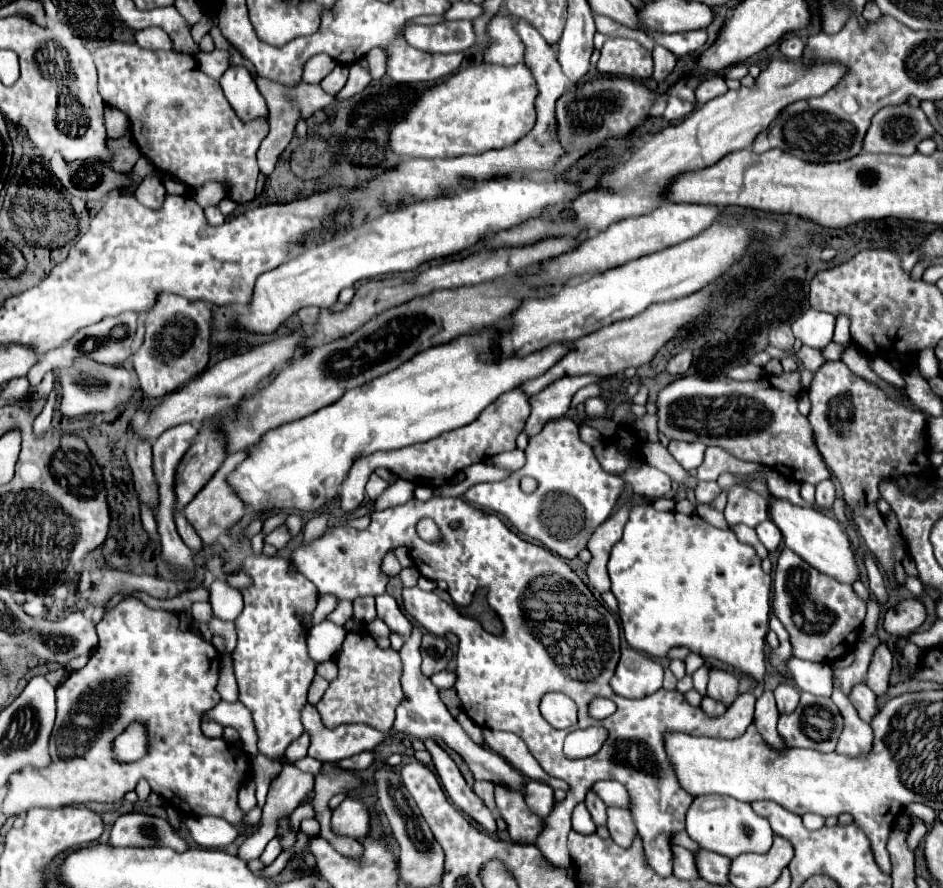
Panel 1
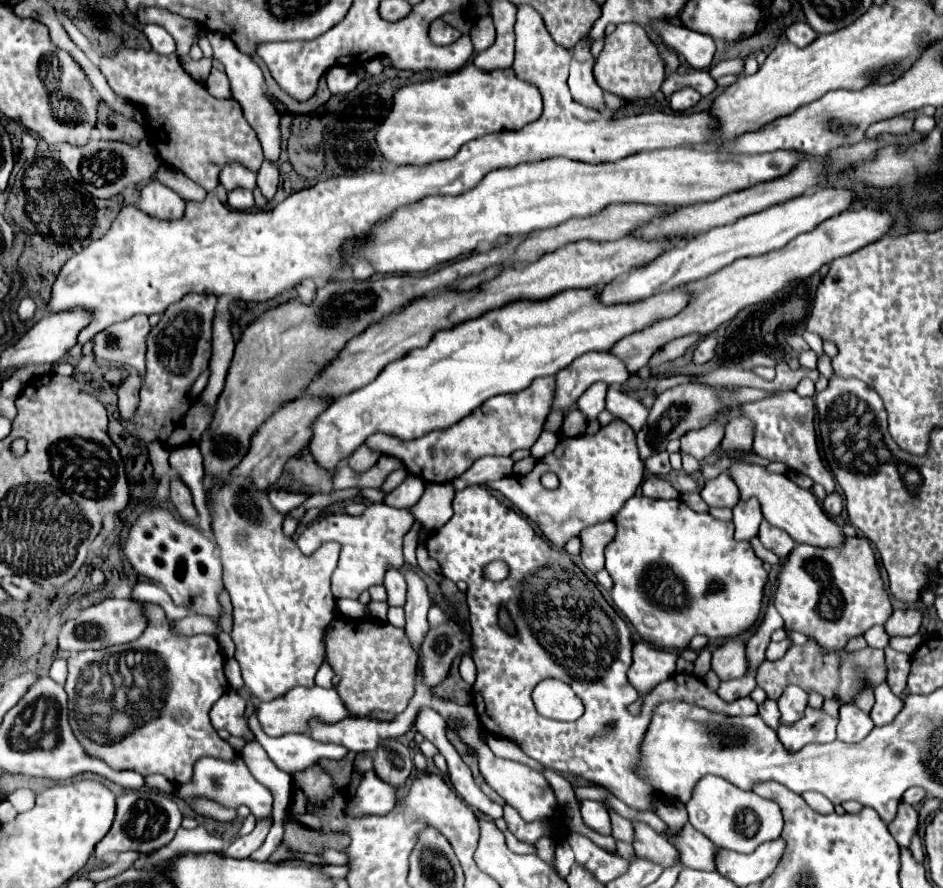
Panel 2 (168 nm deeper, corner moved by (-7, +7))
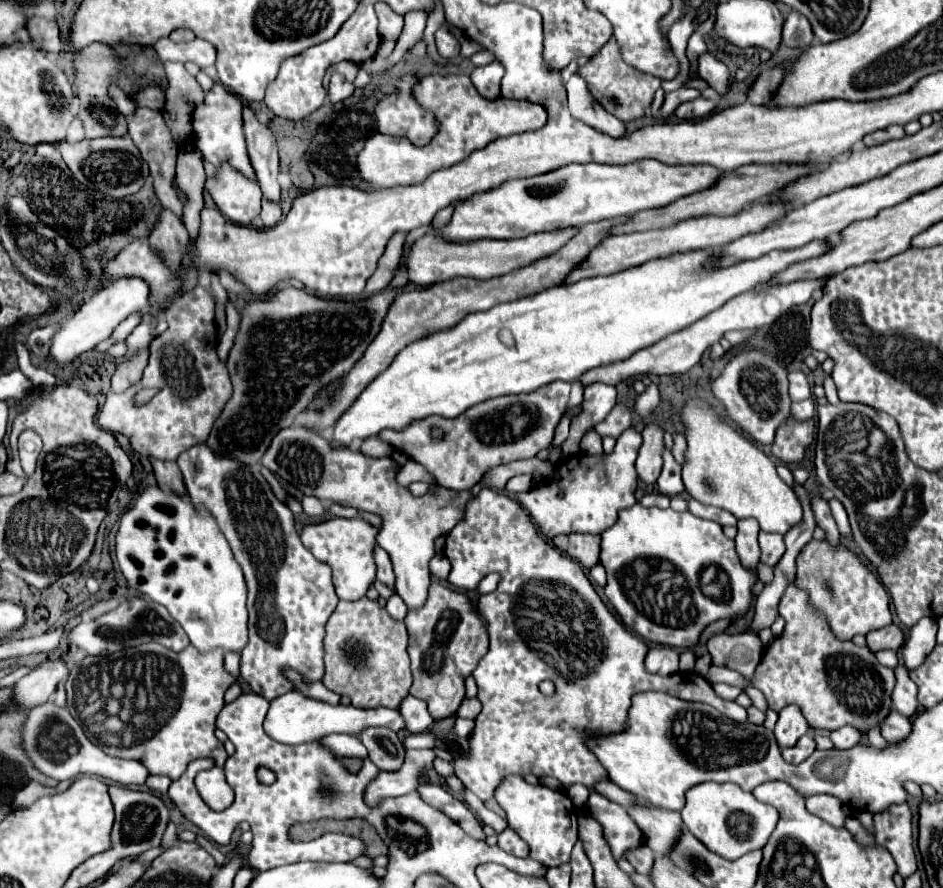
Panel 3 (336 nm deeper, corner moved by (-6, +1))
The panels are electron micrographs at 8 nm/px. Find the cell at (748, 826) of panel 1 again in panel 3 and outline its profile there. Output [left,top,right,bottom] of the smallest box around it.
[681,783,779,859]

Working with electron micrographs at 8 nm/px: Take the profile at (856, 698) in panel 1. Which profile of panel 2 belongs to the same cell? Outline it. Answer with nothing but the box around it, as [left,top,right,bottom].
[870,683,904,727]

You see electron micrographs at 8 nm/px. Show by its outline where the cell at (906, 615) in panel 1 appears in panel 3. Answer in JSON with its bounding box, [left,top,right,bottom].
[867,623,905,651]

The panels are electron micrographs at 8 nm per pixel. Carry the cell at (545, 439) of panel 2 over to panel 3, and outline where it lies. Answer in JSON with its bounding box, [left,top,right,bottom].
[551,415,569,447]

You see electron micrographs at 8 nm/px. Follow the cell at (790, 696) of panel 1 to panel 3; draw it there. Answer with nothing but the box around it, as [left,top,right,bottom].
[773,705,809,747]

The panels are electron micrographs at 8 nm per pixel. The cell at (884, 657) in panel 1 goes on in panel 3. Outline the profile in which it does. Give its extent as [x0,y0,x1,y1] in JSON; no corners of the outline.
[891,663,919,717]

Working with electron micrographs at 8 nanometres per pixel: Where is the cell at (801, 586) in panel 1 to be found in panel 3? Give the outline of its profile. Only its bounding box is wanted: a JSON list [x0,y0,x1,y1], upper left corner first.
[795,541,891,639]

